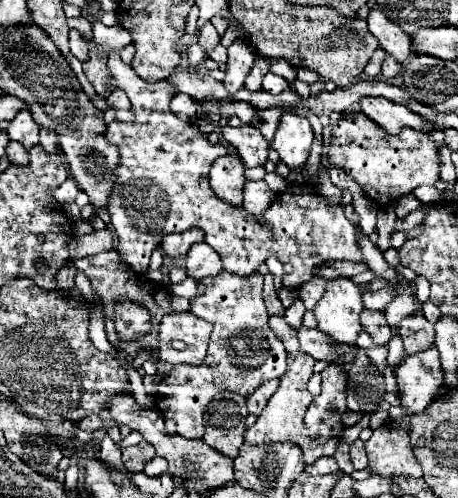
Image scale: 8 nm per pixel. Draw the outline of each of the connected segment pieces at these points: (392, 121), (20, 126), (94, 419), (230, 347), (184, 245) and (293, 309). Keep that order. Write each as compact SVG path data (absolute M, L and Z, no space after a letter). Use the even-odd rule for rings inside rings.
M364 97L360 99L360 105L362 105L362 113L366 113L390 135L398 135L404 127L424 131L424 133L430 133L436 129L432 121L424 121L420 115L412 113L408 107L396 105L384 97Z
M20 111L10 123L8 123L8 137L18 141L20 145L24 145L24 149L32 149L34 145L38 145L38 131L40 127L34 123L32 115L28 111Z
M90 415L90 417L84 417L78 427L82 431L88 431L88 433L94 433L94 431L100 431L102 429L102 419L98 415Z
M220 271L216 277L198 281L198 293L190 299L190 311L214 325L210 337L210 349L204 365L174 365L168 377L158 383L154 405L156 409L174 419L178 435L186 439L202 439L204 435L204 411L218 391L252 395L262 383L280 379L286 371L286 349L268 327L268 311L262 299L260 273L240 277L228 271Z
M194 227L194 229L182 231L182 233L166 235L164 241L162 241L162 249L170 257L180 257L180 255L186 255L190 245L194 245L198 241L204 241L204 233L202 233L202 229Z
M296 297L294 299L294 303L286 309L286 313L284 313L284 319L286 321L290 321L290 325L292 327L296 327L296 329L300 329L302 327L302 317L304 317L304 303L302 303L302 299L300 297Z

